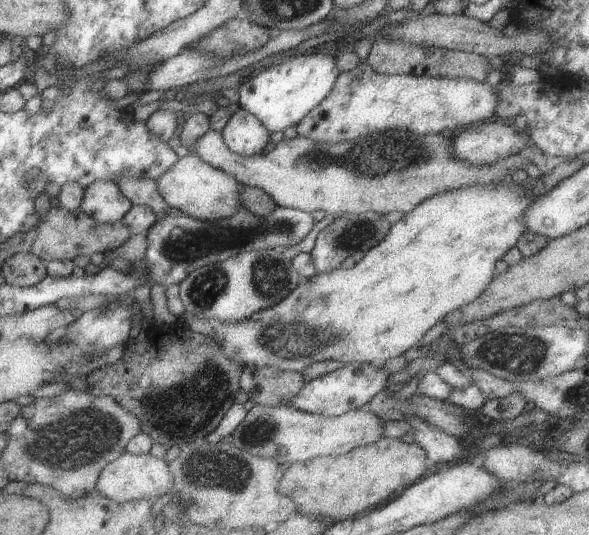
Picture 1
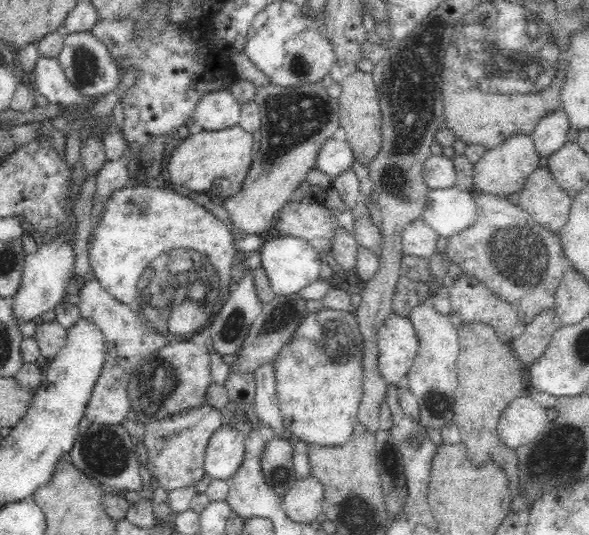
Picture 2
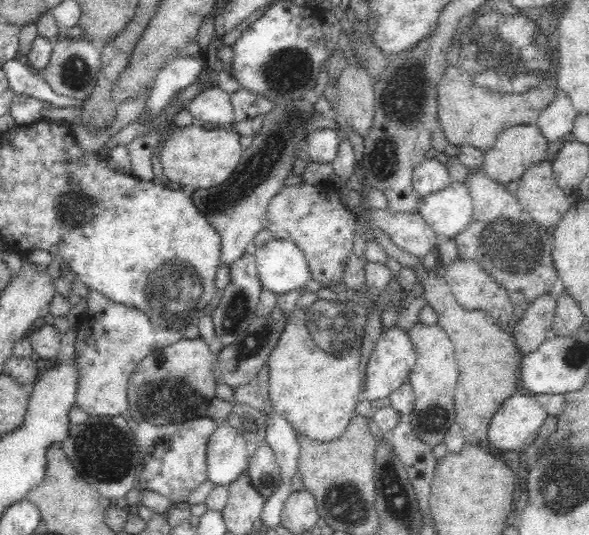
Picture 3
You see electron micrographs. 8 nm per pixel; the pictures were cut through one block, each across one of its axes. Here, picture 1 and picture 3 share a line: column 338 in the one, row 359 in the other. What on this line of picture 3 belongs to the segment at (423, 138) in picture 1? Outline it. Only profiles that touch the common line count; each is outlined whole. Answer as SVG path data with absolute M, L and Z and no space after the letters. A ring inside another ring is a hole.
M180 327L182 339L170 346L159 348L150 353L146 360L140 361L127 383L128 402L130 406L136 406L136 410L153 425L167 425L178 423L186 419L208 417L208 407L215 397L216 382L214 382L213 362L215 355L208 345L200 337L195 339L183 338L184 328Z

